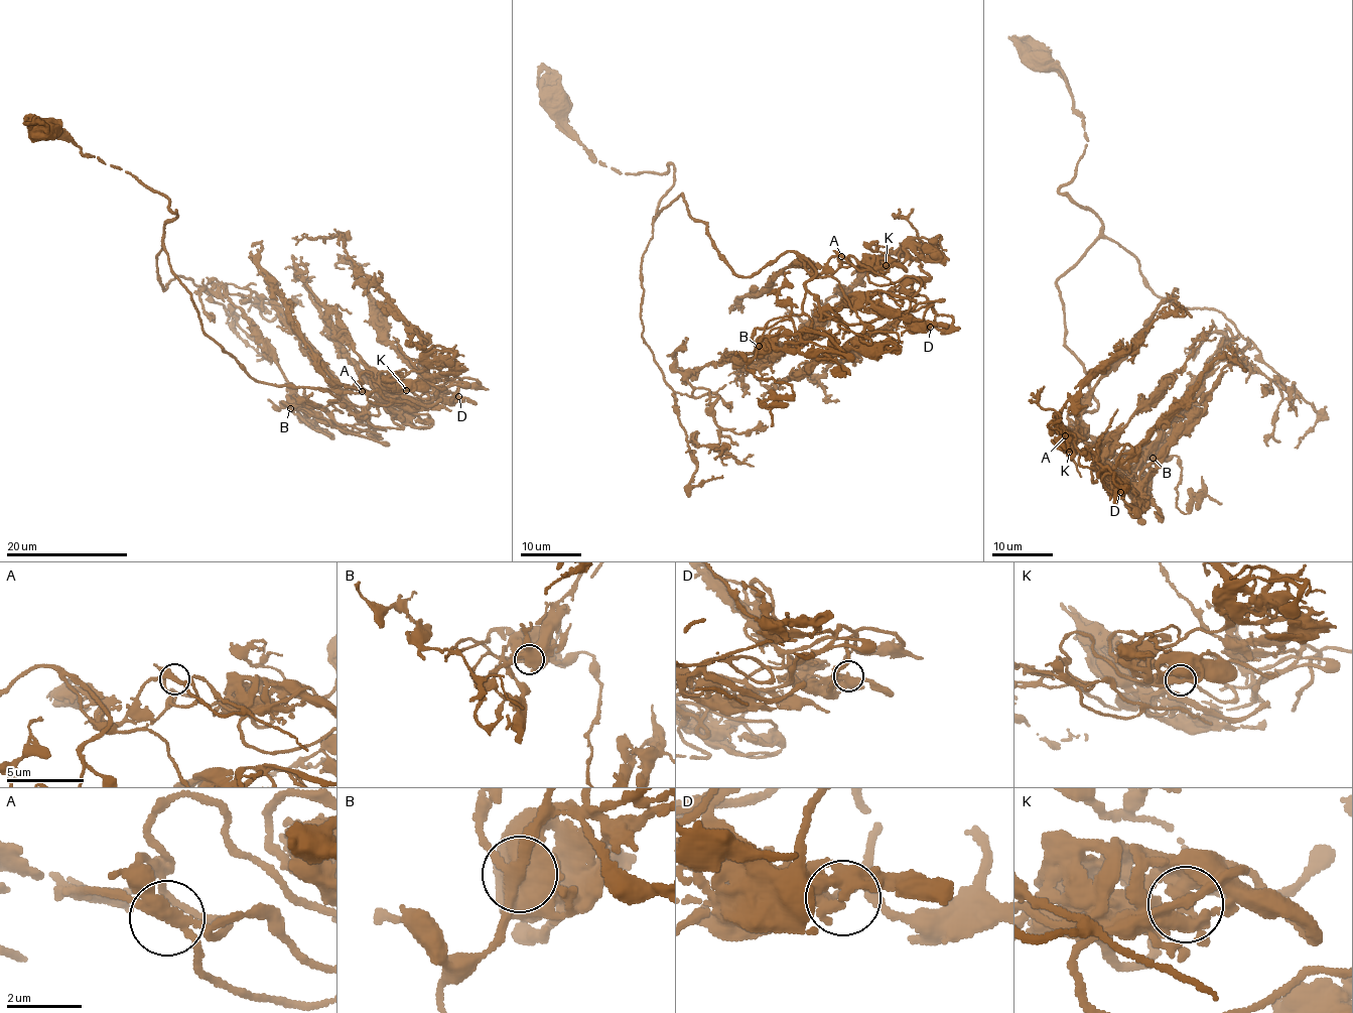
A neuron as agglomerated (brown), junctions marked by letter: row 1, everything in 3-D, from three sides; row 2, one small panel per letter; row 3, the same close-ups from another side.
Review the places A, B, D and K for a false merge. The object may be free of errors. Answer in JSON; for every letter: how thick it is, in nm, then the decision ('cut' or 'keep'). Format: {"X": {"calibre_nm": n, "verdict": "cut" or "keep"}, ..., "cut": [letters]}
{"A": {"calibre_nm": 220, "verdict": "keep"}, "B": {"calibre_nm": 220, "verdict": "keep"}, "D": {"calibre_nm": 200, "verdict": "keep"}, "K": {"calibre_nm": 240, "verdict": "keep"}, "cut": []}

